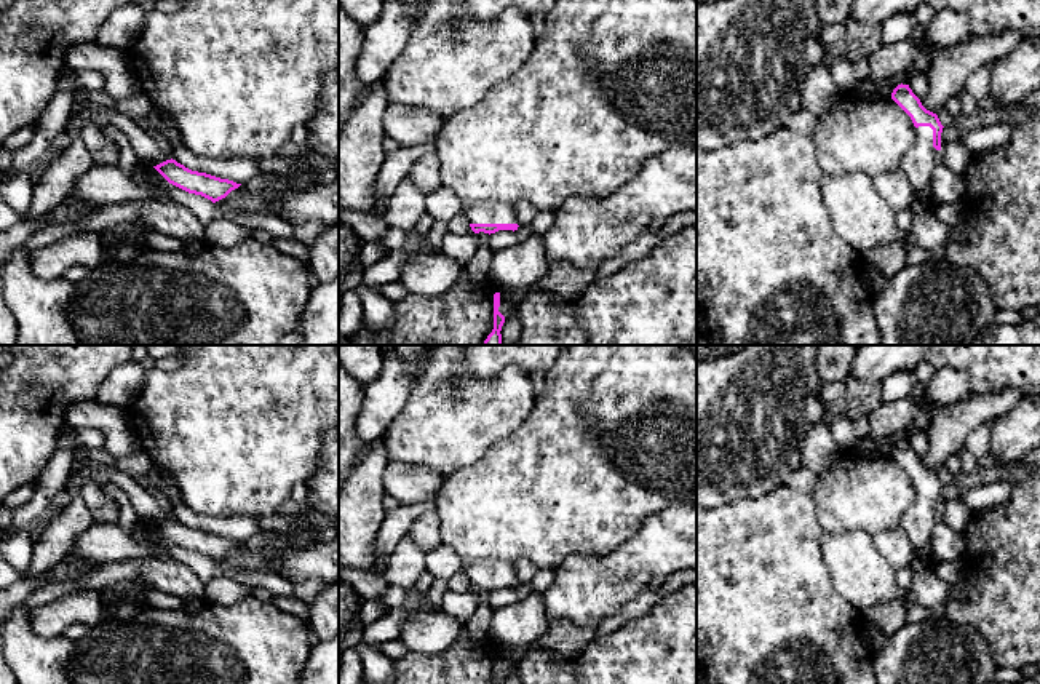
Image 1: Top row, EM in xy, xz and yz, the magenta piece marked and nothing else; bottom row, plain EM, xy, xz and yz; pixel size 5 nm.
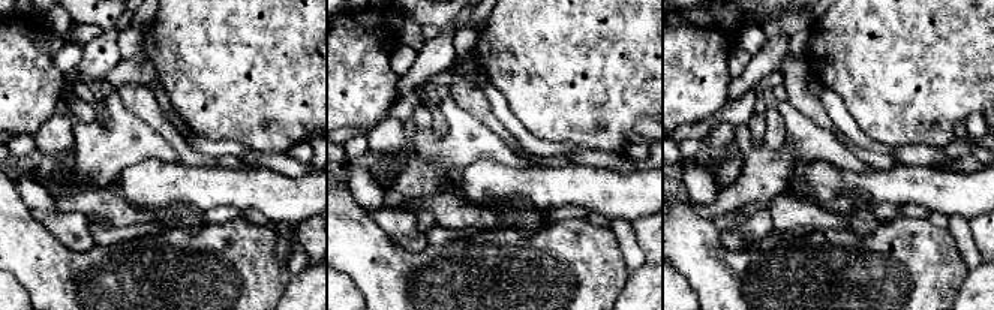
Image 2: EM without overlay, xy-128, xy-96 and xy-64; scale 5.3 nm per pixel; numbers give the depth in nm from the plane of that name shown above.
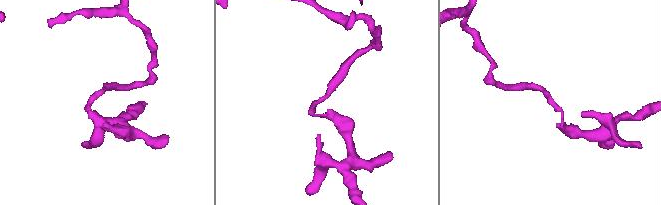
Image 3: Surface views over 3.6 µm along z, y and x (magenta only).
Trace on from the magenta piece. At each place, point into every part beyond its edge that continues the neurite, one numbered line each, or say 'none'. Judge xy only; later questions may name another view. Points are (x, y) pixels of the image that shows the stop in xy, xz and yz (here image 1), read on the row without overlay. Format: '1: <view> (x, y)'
none

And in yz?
1: yz (919, 520)

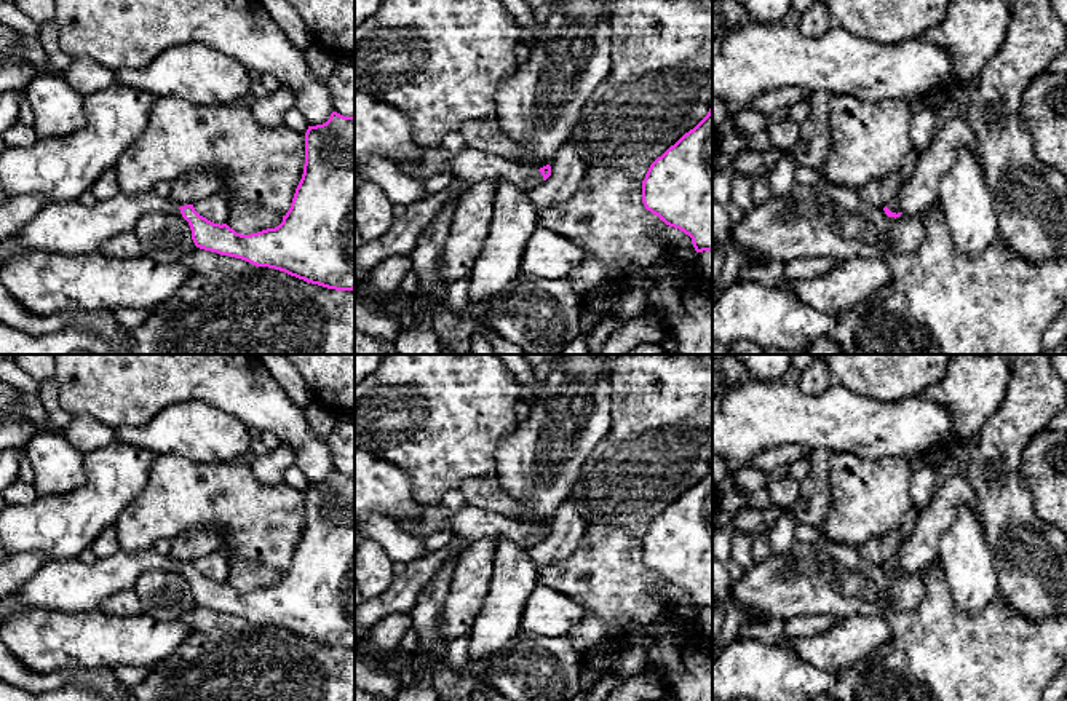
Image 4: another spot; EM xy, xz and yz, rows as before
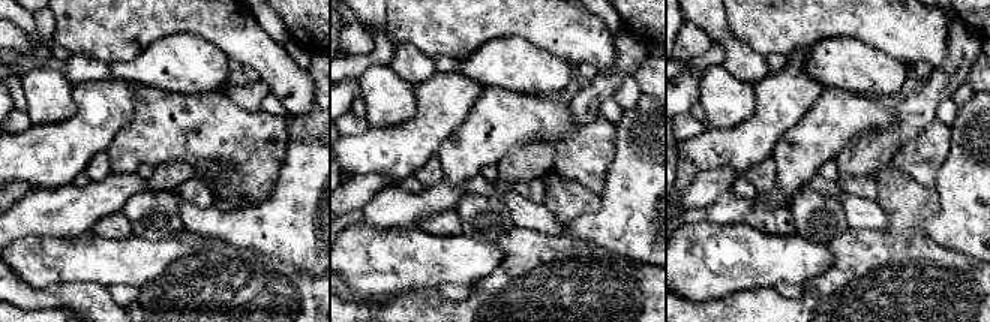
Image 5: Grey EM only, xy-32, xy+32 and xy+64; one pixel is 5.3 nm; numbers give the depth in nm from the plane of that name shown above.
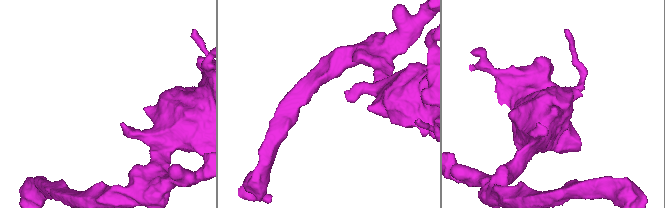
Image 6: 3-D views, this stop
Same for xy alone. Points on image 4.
none

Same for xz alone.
1: xz (470, 522)

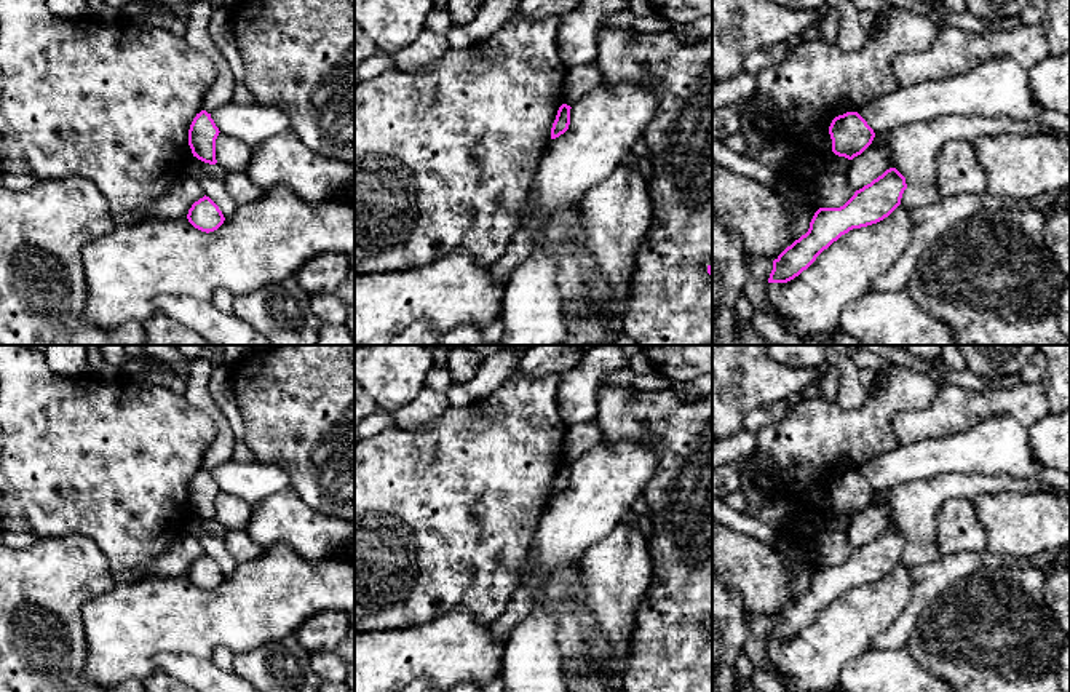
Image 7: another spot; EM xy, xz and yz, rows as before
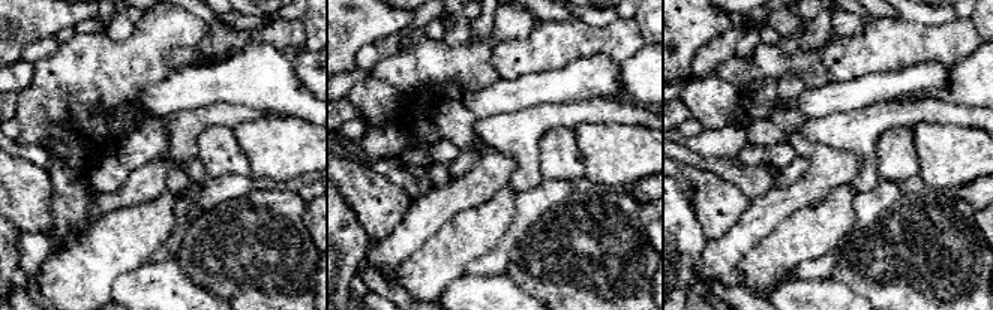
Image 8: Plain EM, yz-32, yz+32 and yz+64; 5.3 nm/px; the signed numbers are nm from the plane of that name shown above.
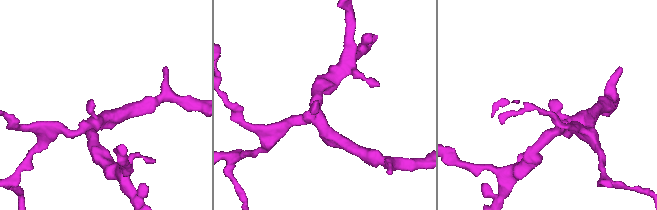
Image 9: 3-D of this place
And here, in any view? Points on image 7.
none

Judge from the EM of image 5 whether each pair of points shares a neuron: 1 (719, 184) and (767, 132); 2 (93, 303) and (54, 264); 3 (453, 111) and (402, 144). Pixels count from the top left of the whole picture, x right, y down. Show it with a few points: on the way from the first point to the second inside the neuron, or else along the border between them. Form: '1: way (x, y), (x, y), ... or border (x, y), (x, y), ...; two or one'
1: border (698, 171), (731, 169), (737, 175); two
2: border (107, 286), (83, 282), (57, 282), (38, 289); two
3: way (441, 117), (414, 141); one

